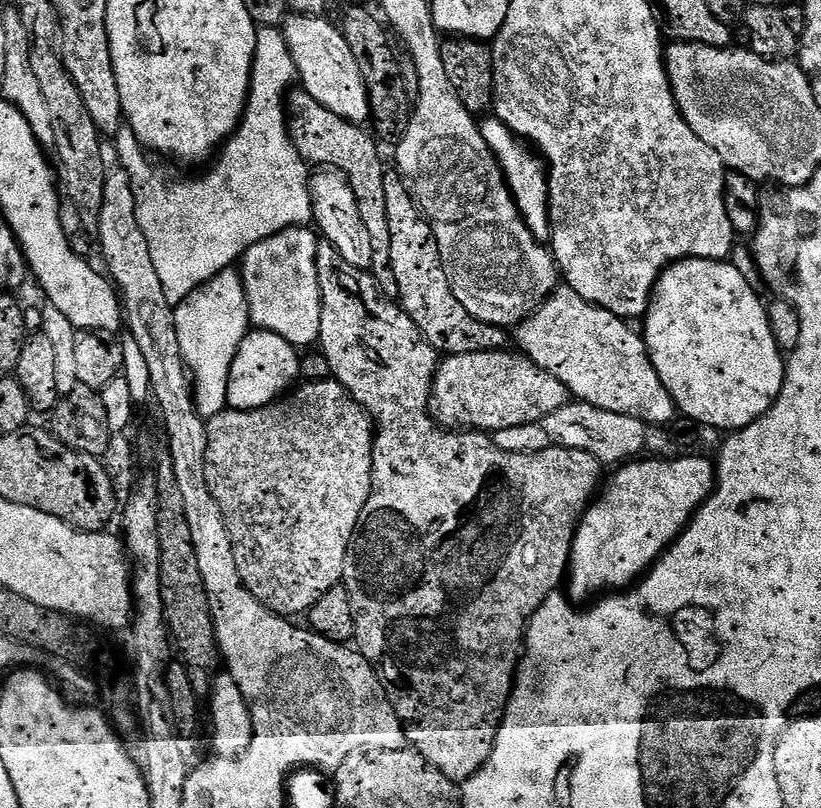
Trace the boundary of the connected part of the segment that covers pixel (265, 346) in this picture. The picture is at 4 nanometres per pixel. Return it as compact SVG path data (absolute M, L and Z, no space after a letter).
M263 330L249 331L238 346L234 362L230 366L228 408L237 412L249 412L275 404L301 379L299 355L301 356L301 353L296 345L286 342L286 338L278 334Z

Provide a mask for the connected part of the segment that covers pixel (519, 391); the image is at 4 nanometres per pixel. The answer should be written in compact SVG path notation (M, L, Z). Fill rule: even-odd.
M512 350L445 355L436 370L430 411L449 430L487 432L506 426L543 422L554 410L570 403L570 393L554 374L542 370L533 360Z

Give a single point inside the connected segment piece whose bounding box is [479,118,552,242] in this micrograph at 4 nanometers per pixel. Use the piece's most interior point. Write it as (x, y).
(525, 171)

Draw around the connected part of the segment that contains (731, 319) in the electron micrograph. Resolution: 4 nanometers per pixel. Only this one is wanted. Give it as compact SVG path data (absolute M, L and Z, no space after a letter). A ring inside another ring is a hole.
M679 260L665 268L656 283L652 303L642 320L644 344L677 409L705 429L750 426L780 397L786 356L774 342L768 310L760 296L728 260Z

